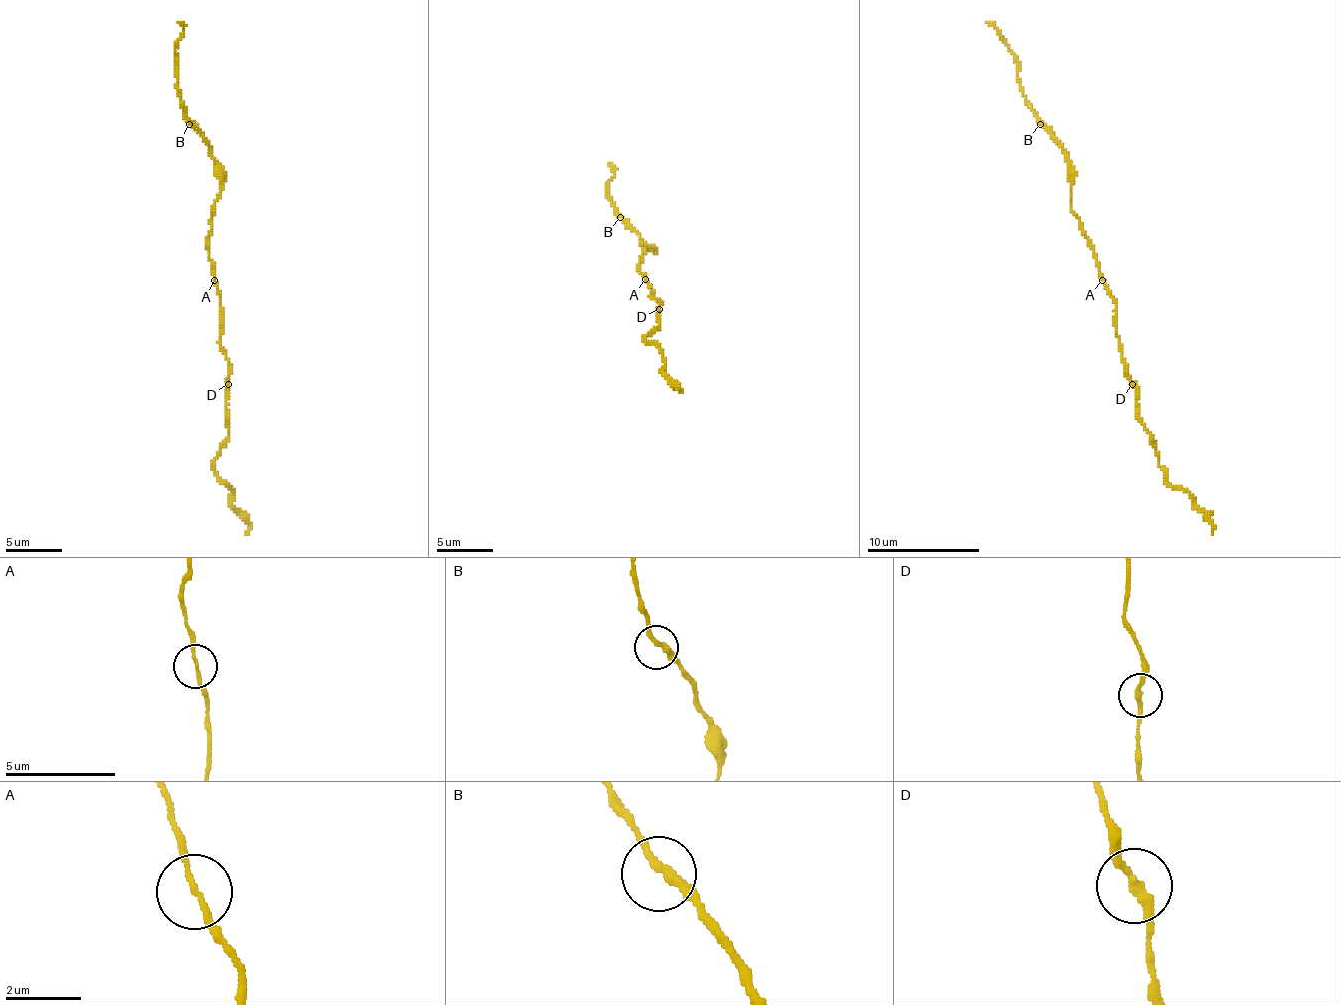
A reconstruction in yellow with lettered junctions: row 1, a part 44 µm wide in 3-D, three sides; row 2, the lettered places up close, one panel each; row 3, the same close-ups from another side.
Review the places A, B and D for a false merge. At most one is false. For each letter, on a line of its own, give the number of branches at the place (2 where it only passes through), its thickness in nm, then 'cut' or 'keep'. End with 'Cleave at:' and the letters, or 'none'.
A: 2 | 130 nm | keep
B: 2 | 220 nm | keep
D: 2 | 220 nm | keep
Cleave at: none

